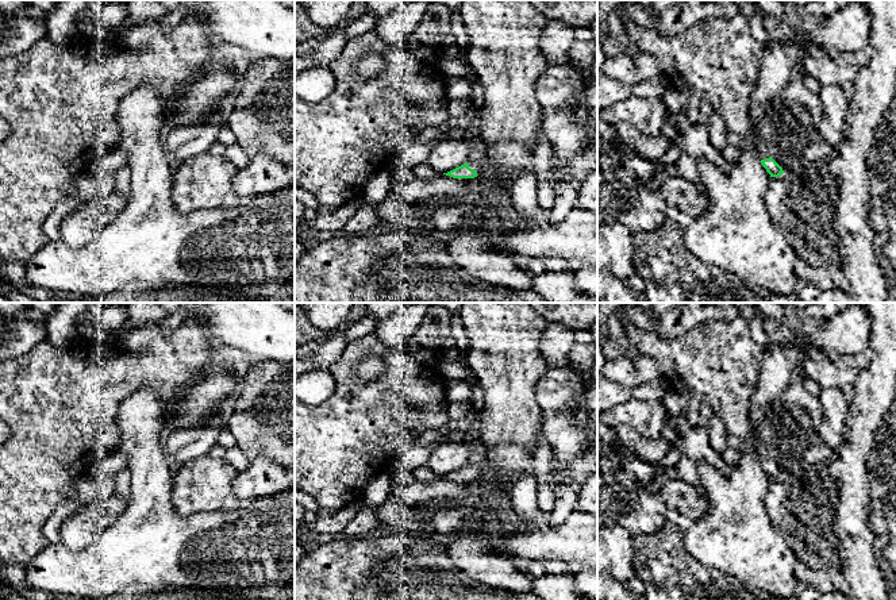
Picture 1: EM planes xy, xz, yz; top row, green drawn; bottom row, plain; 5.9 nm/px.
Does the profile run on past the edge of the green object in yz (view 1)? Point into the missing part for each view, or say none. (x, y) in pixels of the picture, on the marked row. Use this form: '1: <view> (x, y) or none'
1: yz (762, 153)

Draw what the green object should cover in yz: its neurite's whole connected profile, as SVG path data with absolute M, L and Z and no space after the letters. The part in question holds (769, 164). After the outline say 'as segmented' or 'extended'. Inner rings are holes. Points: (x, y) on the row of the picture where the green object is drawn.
M762 143L758 145L758 157L761 158L761 164L770 174L770 177L778 177L784 173L782 168L773 158L769 157Z; extended

